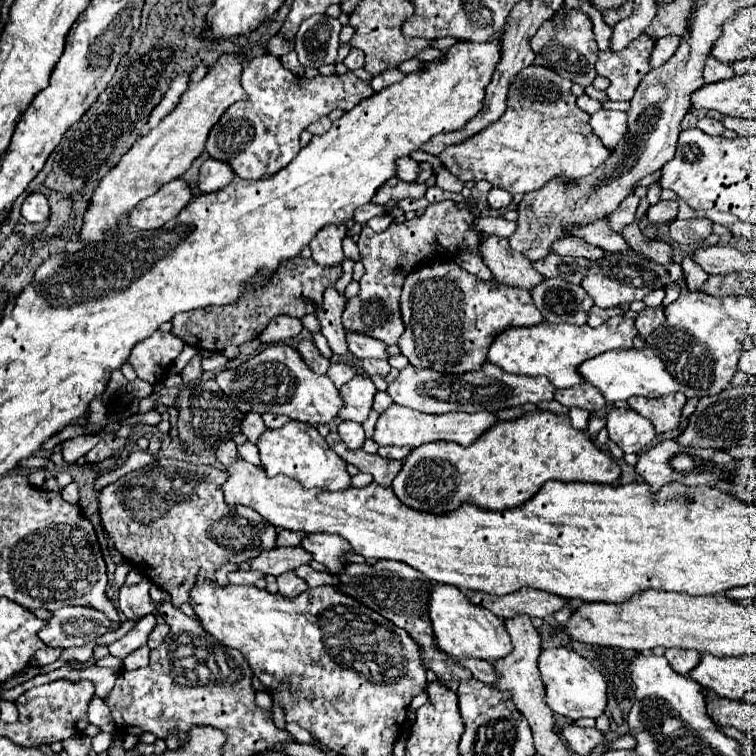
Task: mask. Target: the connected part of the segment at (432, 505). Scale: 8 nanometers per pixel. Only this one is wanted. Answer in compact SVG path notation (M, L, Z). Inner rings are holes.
M532 412L518 420L500 420L472 446L434 442L414 448L394 478L392 490L400 502L420 512L448 514L466 502L500 512L526 504L548 480L614 484L620 476L618 462L598 450L586 432L572 428L568 416Z

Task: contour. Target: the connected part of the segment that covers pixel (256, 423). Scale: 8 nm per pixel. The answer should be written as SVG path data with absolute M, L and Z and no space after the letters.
M248 414L246 422L242 422L242 434L248 436L248 440L252 444L256 444L256 440L268 430L268 426L262 422L260 414Z

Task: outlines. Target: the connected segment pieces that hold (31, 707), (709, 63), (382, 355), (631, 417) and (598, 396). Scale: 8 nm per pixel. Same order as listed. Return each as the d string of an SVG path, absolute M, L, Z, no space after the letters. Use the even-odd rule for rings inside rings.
M54 680L24 692L16 700L20 720L8 724L10 740L18 746L38 746L38 744L52 744L70 736L84 734L84 728L88 726L86 708L94 695L94 685L88 680Z
M712 56L706 60L706 66L704 66L704 80L706 82L718 82L718 80L726 80L732 76L734 76L734 72L728 64L722 64L722 62L714 60Z
M348 332L346 340L348 340L350 352L360 360L364 360L364 358L388 360L390 358L386 344L382 344L378 340L370 340L370 336L356 336L356 332Z
M614 408L606 416L606 428L610 440L618 444L626 454L644 452L656 438L656 430L650 420L636 414L630 408Z
M578 384L578 388L558 390L554 400L564 404L566 408L584 408L592 414L602 412L608 404L608 400L602 396L602 392L598 392L598 388L594 388L592 384Z

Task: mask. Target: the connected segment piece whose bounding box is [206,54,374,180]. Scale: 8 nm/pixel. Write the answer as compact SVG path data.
M256 56L244 66L240 80L246 98L232 104L218 124L210 130L206 152L216 160L232 164L240 178L260 178L264 174L276 174L288 166L300 152L300 132L314 120L330 114L334 108L352 110L360 100L374 94L368 82L356 78L352 72L298 78L272 56Z

